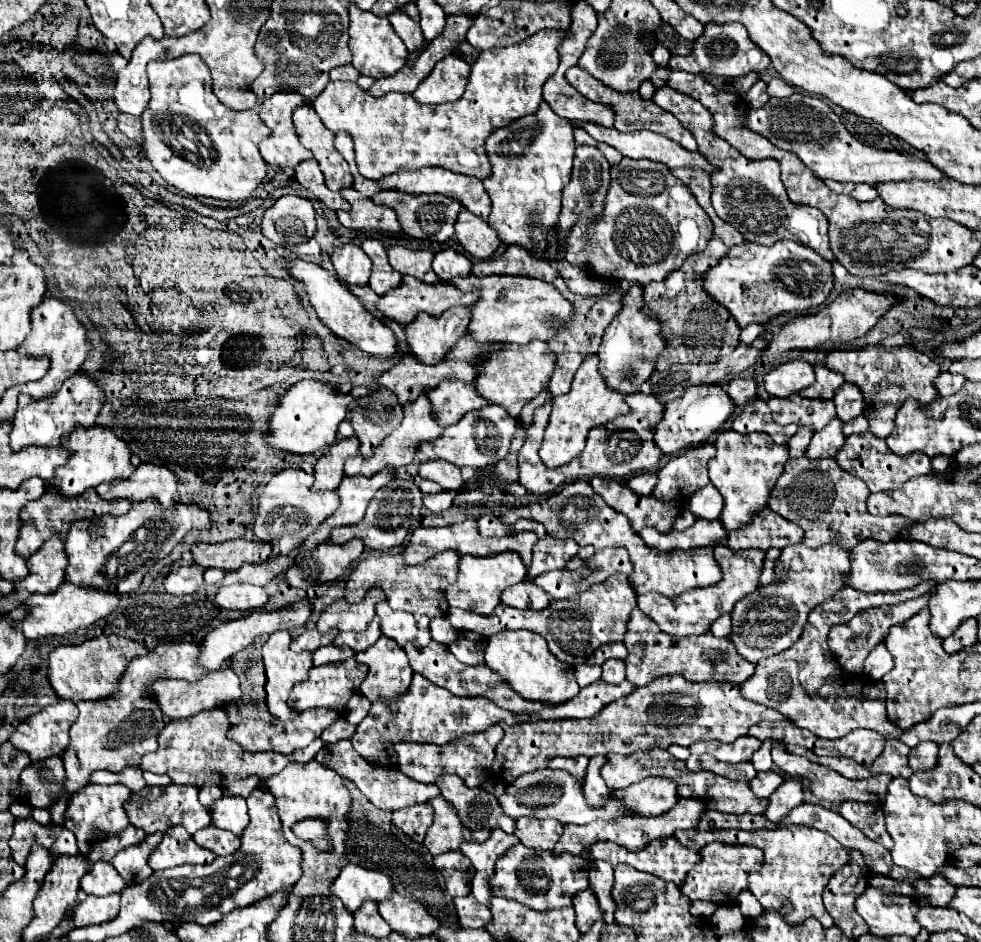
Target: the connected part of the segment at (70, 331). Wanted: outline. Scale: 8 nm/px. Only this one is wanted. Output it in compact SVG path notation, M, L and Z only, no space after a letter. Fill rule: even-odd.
M47 296L37 308L31 310L31 332L29 336L25 338L23 346L19 348L23 354L37 354L37 356L49 356L51 360L51 368L49 372L37 380L37 382L31 382L27 386L21 386L21 392L27 392L31 394L33 398L45 398L45 396L53 396L65 378L73 376L81 364L85 362L85 358L89 356L89 350L91 350L91 340L87 336L87 328L79 322L79 318L75 316L75 310L55 298L55 296Z

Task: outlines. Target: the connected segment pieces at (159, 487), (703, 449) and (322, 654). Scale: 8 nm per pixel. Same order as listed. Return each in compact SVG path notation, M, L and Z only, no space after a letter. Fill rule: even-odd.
M143 462L129 478L115 478L113 482L105 482L95 490L105 500L129 498L137 502L145 498L157 498L163 506L171 506L177 496L177 484L177 474L169 466Z
M701 444L693 446L681 456L671 458L659 472L657 472L657 486L651 492L657 500L675 500L683 502L691 494L695 494L699 488L709 484L709 474L707 474L707 464L709 458L713 456L713 446L711 444Z
M333 644L329 646L321 646L313 652L313 666L323 666L323 664L331 664L331 662L343 662L347 658L351 658L355 652L351 648L337 648Z

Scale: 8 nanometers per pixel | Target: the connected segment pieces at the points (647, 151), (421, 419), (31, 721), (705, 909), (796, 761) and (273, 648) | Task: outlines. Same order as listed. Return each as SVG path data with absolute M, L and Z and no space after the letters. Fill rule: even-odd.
M573 122L573 126L581 126L585 128L597 142L605 142L609 146L613 146L615 150L619 150L623 156L627 158L647 158L647 160L657 160L657 162L663 162L667 168L701 168L705 170L707 174L713 174L717 172L717 166L709 164L707 158L703 158L703 154L699 154L697 150L691 152L691 150L685 150L681 144L665 138L663 134L657 134L657 132L649 132L649 130L639 130L639 132L629 132L629 134L623 134L615 128L603 128L603 126L593 126L589 122Z
M425 394L417 396L415 400L407 402L403 406L403 412L405 412L405 418L403 422L399 424L397 430L393 430L383 442L381 446L377 448L377 454L373 454L371 458L363 458L363 456L353 456L349 458L349 462L345 462L345 474L347 476L373 476L377 474L379 470L383 470L385 466L393 466L393 468L399 468L399 466L405 466L405 464L411 464L413 462L413 456L415 452L419 450L419 444L425 442L425 440L433 440L433 438L439 438L443 434L443 426L439 426L439 422L435 420L433 416L433 408L431 408L431 402Z
M61 700L23 720L11 734L11 744L19 752L29 754L31 762L41 762L55 754L61 756L69 744L69 728L75 720L75 702Z
M693 900L691 902L691 914L693 916L711 916L711 912L713 912L713 908L717 908L715 904L711 904L711 902L705 902L705 900Z
M773 742L773 762L779 766L781 772L785 772L787 776L799 776L799 778L805 778L809 784L811 784L811 794L815 798L819 798L821 802L829 804L829 806L837 806L845 800L857 800L857 802L869 802L869 804L877 804L881 806L885 802L885 790L889 786L889 782L893 780L889 774L875 774L875 776L869 776L865 780L849 780L841 774L837 774L835 770L829 770L825 766L819 766L819 764L813 764L805 758L799 758L799 756L793 756L793 754L787 754L783 750L783 746L779 742Z
M273 632L269 636L269 640L263 644L263 662L265 662L265 672L267 672L267 686L265 686L265 690L267 690L267 706L269 706L269 712L275 718L283 720L283 722L297 716L297 712L289 710L287 698L289 698L289 692L291 692L293 684L303 682L309 668L311 668L311 654L309 652L299 652L297 654L297 652L293 652L289 648L289 644L291 644L289 632Z

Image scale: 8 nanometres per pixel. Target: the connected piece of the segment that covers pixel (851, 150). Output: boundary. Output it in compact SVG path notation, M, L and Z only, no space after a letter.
M795 92L789 98L771 98L763 108L749 110L745 126L763 134L765 138L769 138L777 148L795 152L805 162L805 166L821 180L829 178L829 180L837 180L837 182L853 182L853 184L865 182L865 184L877 186L881 182L899 182L899 180L933 180L933 182L937 182L937 180L947 178L929 160L921 160L921 158L915 158L911 154L903 154L897 150L883 150L883 148L875 148L875 146L859 142L851 132L847 132L847 128L839 120L839 116L821 98L813 98L809 94L805 96L801 92Z

